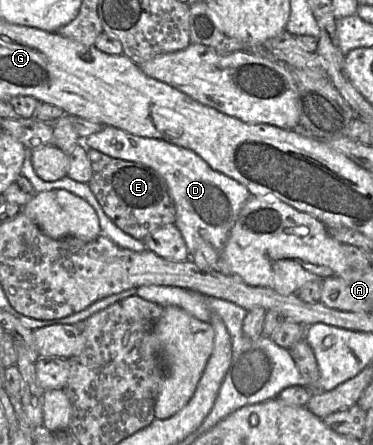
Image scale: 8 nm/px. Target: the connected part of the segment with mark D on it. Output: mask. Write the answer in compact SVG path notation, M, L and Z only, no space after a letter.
M106 125L97 133L87 136L83 144L88 149L96 149L110 157L146 165L158 172L166 181L176 208L175 225L180 230L191 256L203 243L209 243L221 252L228 239L244 203L251 194L240 182L213 170L199 155L192 150L168 143L161 139L140 137L123 129Z

